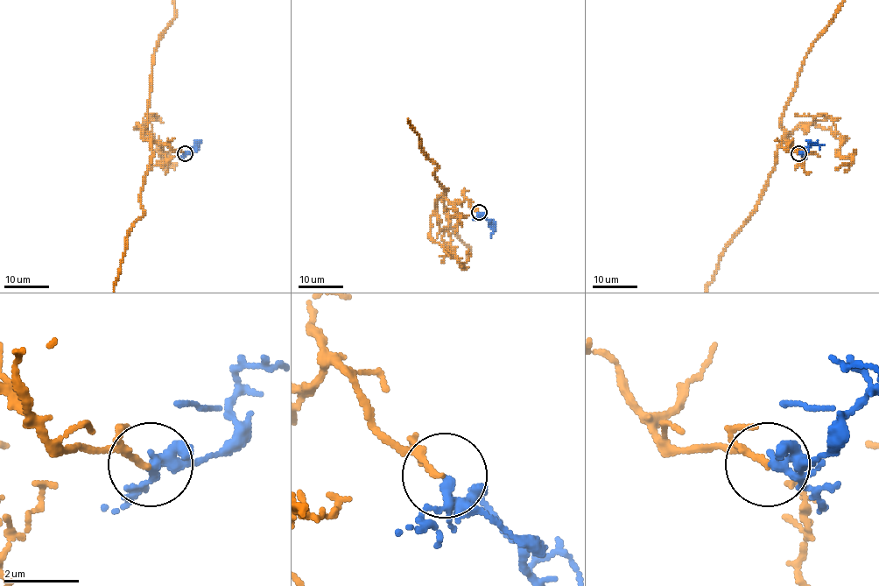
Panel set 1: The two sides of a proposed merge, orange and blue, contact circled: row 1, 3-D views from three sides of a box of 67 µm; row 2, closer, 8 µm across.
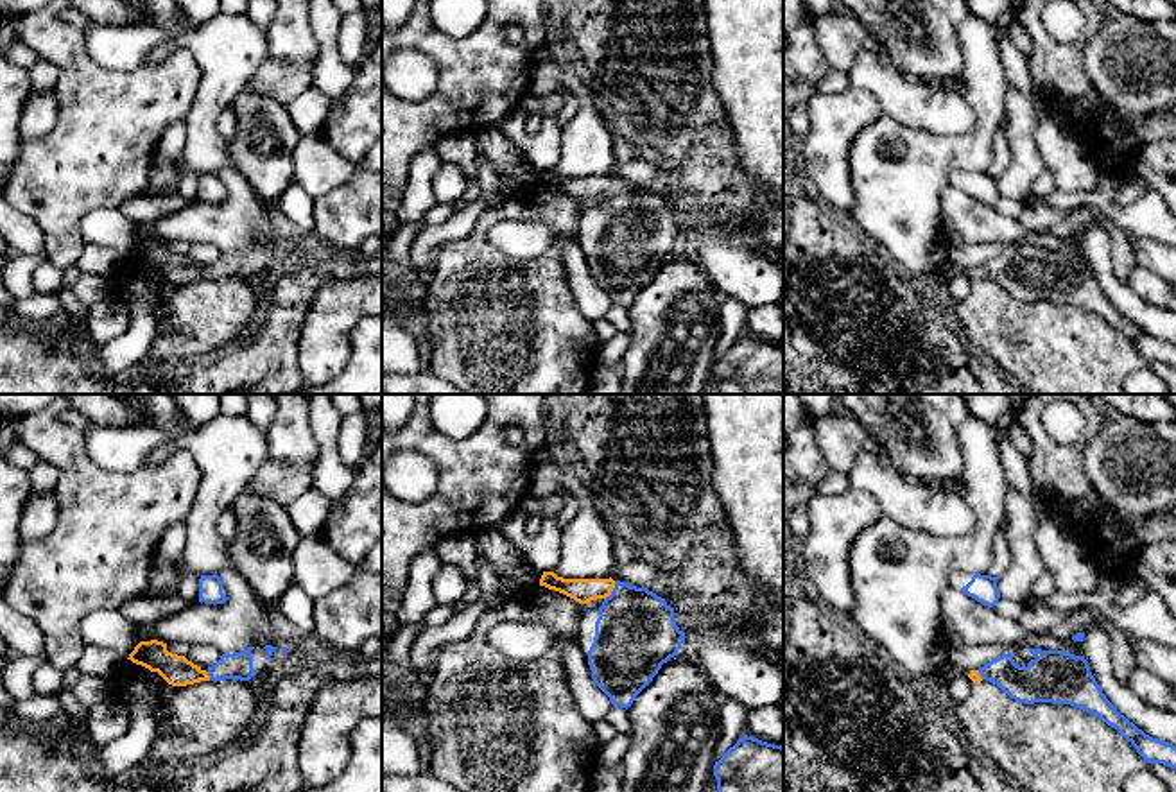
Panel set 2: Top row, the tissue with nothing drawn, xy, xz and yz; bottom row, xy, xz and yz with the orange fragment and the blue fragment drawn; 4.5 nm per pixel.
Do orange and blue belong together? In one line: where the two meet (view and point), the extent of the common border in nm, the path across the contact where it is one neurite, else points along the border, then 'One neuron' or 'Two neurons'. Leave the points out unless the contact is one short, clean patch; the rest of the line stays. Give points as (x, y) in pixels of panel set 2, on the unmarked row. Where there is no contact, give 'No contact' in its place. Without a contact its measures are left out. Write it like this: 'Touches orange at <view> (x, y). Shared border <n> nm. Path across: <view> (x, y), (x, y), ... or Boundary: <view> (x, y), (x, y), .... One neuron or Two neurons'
Touches orange at xz (612, 189). Shared border 100 nm. Path across: xz (581, 189), (612, 189), (622, 199), (635, 232). One neuron

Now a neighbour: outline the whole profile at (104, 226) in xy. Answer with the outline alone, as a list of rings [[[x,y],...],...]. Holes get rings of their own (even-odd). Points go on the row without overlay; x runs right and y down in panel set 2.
[[[97,208],[81,219],[81,235],[86,244],[111,247],[122,256],[129,256],[140,242],[136,224],[118,208]]]

